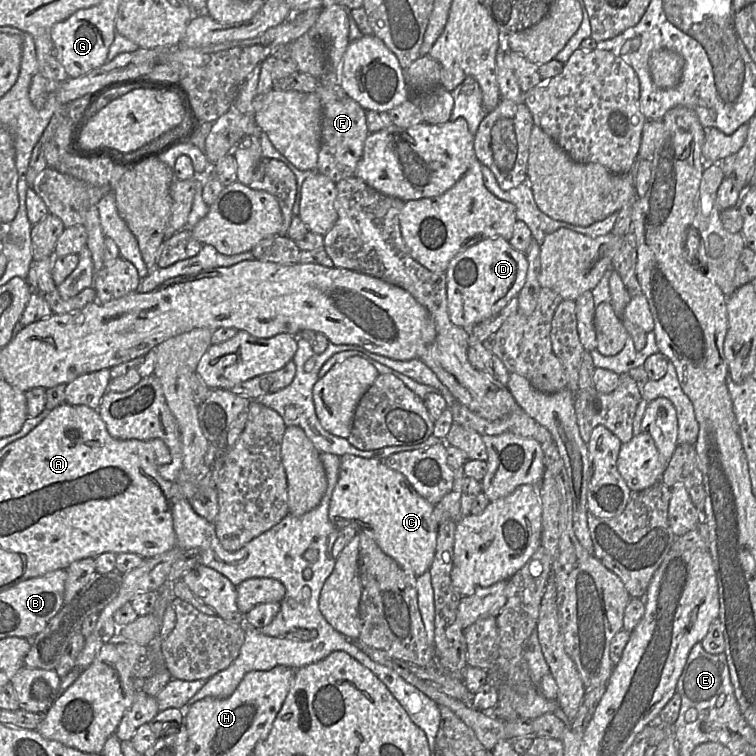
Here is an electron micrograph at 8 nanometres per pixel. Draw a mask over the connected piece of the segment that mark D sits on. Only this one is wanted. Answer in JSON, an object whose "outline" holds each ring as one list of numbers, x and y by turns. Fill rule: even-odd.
{"outline":[[502,237,479,241,453,257,446,274,447,309,451,322,470,329,496,315,523,288,528,271,528,260]]}

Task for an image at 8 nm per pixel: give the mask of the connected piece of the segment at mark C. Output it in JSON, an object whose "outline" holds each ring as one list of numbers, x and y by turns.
{"outline":[[353,455,340,457,337,484,329,504,329,520,341,530,350,526,371,536,381,550,395,560,405,571,420,576,428,572,434,560,439,524,433,519,434,505,421,497,404,475,387,467,383,460]]}

